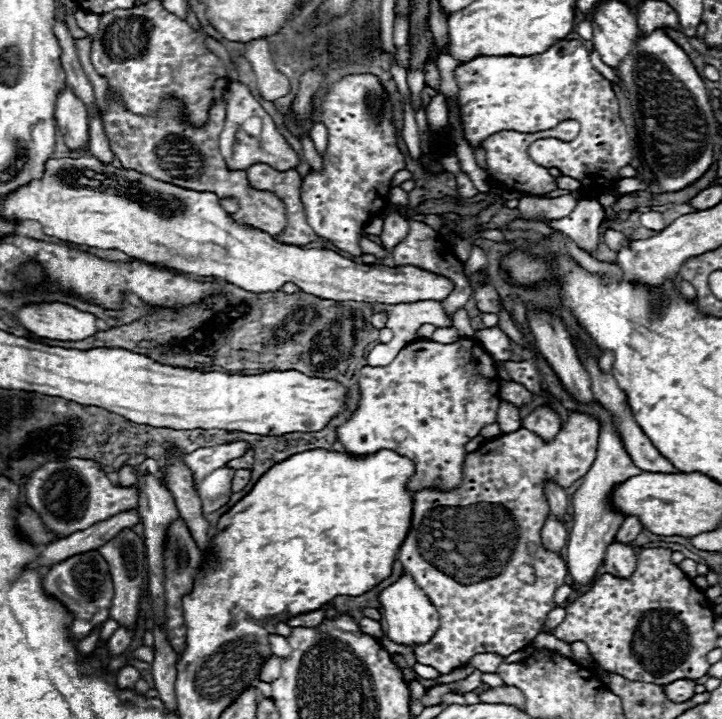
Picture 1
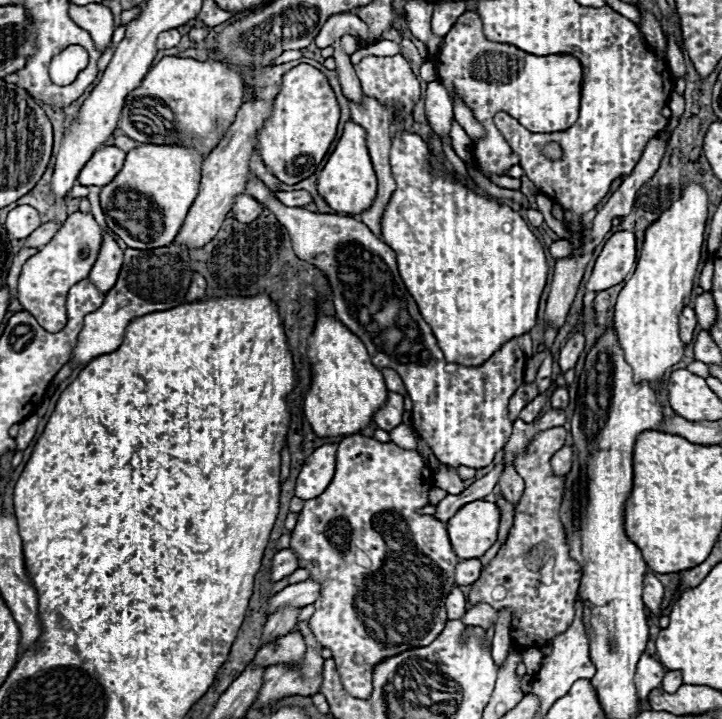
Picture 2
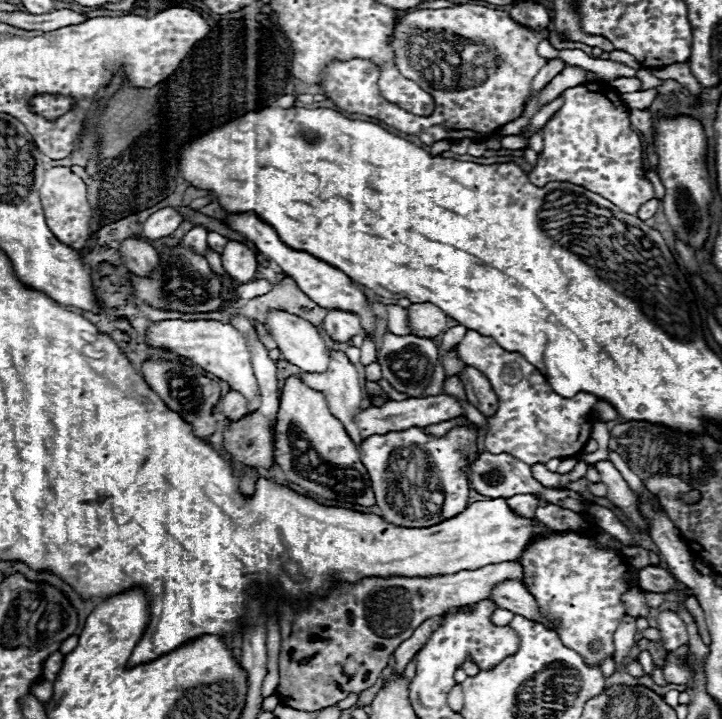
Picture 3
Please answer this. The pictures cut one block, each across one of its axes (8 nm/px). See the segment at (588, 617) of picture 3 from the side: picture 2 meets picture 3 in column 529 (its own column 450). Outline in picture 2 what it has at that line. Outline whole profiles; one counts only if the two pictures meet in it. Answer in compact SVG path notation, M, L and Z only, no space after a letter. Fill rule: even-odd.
M354 434L354 436L346 436L340 446L338 446L338 454L336 454L336 474L330 482L330 486L326 488L324 494L320 494L318 498L312 498L304 504L300 516L298 516L298 524L292 530L292 542L290 548L296 552L298 560L300 560L300 568L310 570L310 576L314 580L320 580L320 584L324 584L322 588L322 596L320 600L314 602L316 612L310 616L310 630L314 632L316 640L324 646L330 648L340 672L340 678L344 682L344 688L356 696L356 698L368 698L372 694L372 668L384 660L384 656L394 656L396 652L406 652L408 648L418 648L424 644L430 644L432 640L436 640L436 636L442 632L444 624L446 624L446 608L444 608L444 596L448 596L448 592L454 588L454 580L452 580L452 568L456 568L456 560L458 556L452 552L452 546L448 542L448 538L444 536L444 526L442 522L434 520L432 516L420 514L420 510L424 506L428 506L428 492L432 488L432 470L426 466L424 456L418 450L406 450L396 446L394 442L378 442L374 438L362 436L362 434ZM360 654L362 656L362 664L354 662L354 656Z

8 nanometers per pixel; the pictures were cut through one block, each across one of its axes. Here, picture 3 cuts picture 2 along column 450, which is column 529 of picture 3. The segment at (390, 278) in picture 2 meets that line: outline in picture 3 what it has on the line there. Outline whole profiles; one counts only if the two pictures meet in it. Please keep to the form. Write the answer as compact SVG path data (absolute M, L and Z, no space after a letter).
M476 330L466 332L466 336L458 344L458 352L460 352L460 358L468 366L474 366L476 370L480 370L490 380L492 390L498 396L498 412L496 412L494 418L488 418L486 446L488 446L490 452L506 452L506 454L510 454L510 456L514 456L514 458L522 460L524 464L530 464L530 466L536 464L536 462L546 464L552 458L574 458L574 456L580 454L580 450L590 440L590 430L592 430L592 424L594 424L590 410L598 402L596 396L584 394L584 392L578 392L572 398L558 396L550 388L550 384L546 382L542 372L538 372L538 368L534 368L522 354L508 352L508 350L500 348L494 338L482 336Z

